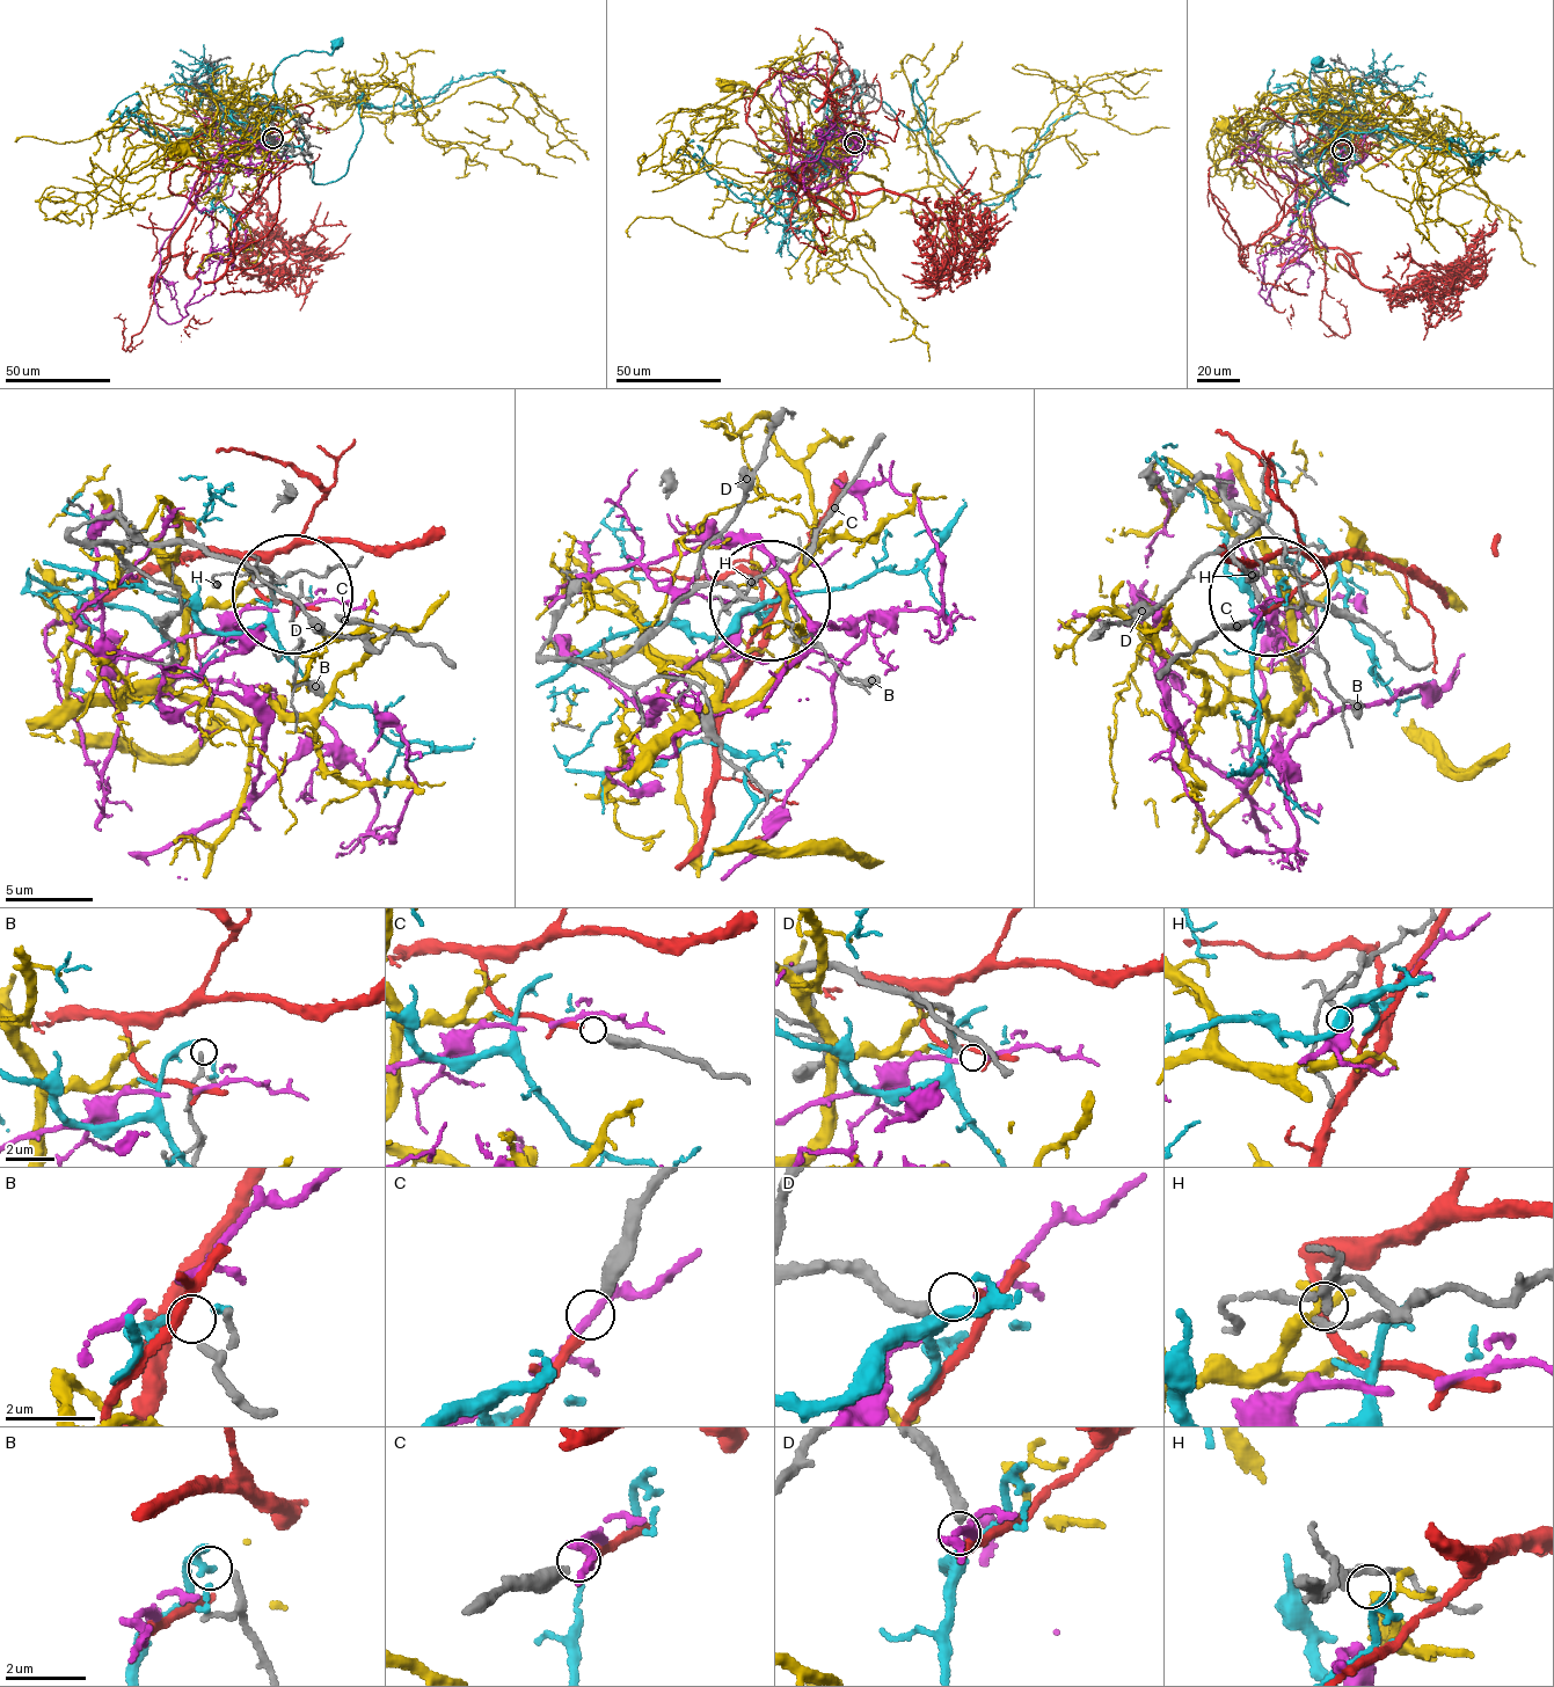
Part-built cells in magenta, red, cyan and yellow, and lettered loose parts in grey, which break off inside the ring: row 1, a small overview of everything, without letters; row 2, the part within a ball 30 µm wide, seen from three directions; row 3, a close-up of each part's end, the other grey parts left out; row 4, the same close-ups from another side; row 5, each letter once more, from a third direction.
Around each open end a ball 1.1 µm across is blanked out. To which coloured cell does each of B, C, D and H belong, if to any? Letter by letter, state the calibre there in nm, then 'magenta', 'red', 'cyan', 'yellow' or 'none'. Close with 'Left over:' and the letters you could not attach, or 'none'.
B: 120 nm thick; cyan
C: 320 nm thick; red
D: 280 nm thick; none
H: 130 nm thick; yellow
Left over: D

